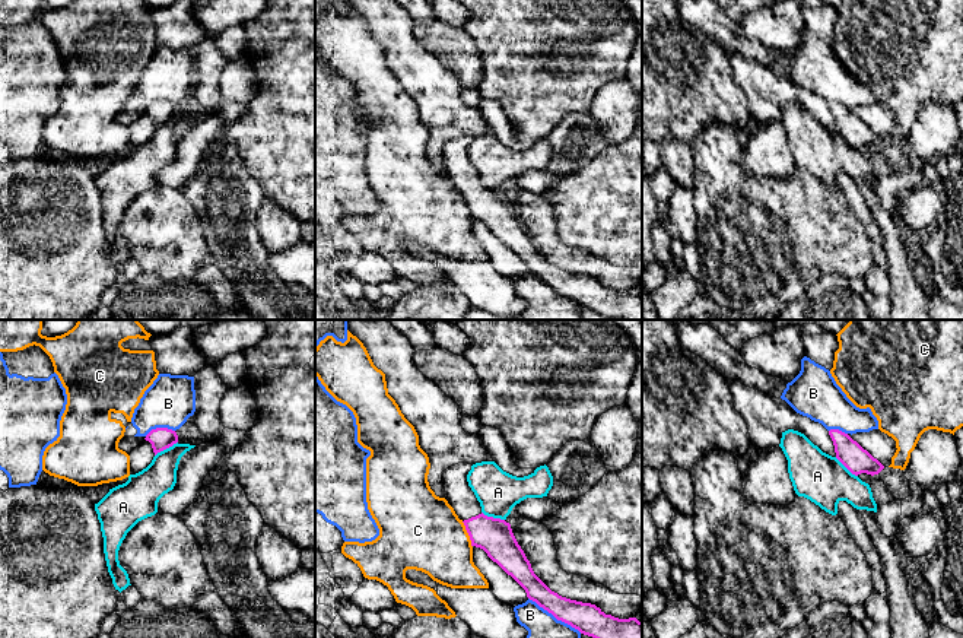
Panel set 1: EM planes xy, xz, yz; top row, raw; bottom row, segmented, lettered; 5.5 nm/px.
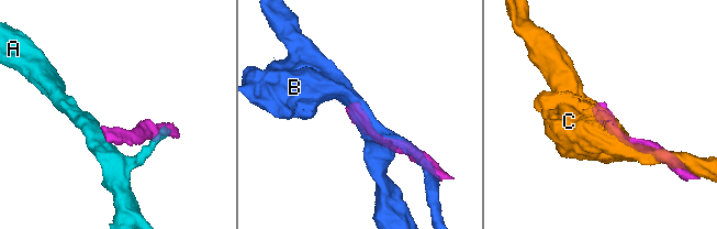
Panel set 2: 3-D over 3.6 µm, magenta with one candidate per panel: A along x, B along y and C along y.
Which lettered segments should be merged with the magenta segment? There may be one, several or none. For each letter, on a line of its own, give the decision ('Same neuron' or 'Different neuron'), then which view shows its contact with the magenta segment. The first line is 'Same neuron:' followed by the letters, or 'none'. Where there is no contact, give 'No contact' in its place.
Same neuron: none
A: Different neuron. Touches magenta in xy
B: Different neuron. Touches magenta in xz
C: Different neuron. Touches magenta in xz

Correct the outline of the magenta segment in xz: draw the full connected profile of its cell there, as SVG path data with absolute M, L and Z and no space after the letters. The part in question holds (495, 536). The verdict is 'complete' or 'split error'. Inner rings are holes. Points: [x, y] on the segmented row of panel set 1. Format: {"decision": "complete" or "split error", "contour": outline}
{"decision": "split error", "contour": "M458 463L444 474L445 499L464 523L471 546L483 549L527 593L527 597L581 634L592 638L642 638L642 622L606 615L591 603L582 603L552 591L533 571L518 545L511 524L482 512L480 502L468 486L471 464Z"}

